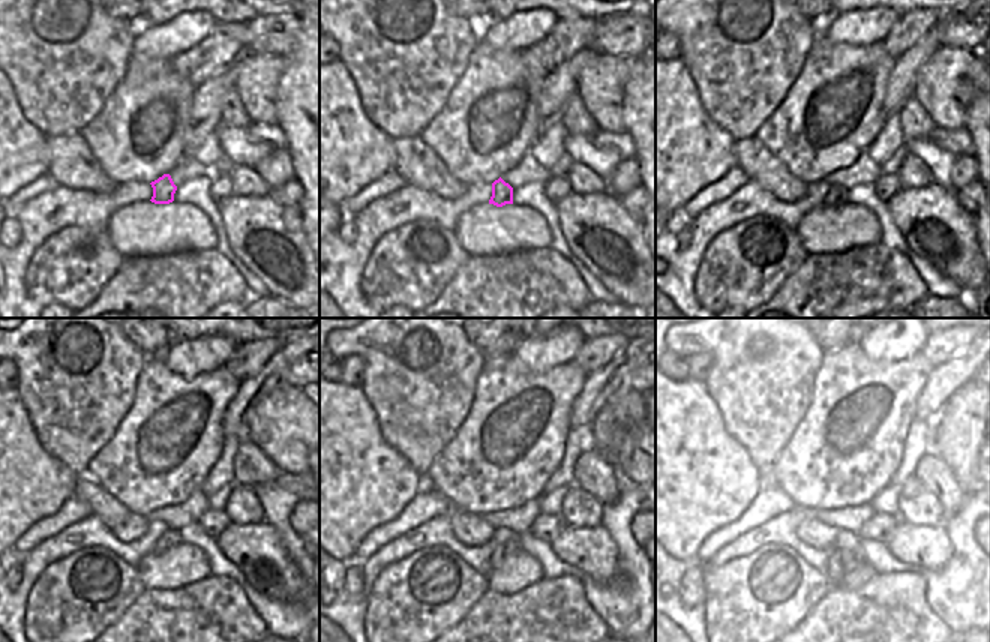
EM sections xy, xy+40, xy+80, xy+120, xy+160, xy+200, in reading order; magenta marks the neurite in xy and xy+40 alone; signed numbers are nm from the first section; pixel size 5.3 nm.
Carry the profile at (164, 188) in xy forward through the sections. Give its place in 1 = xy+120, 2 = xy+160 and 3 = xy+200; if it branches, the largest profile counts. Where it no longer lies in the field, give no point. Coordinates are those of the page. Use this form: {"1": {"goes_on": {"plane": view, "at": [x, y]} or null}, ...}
{"1": {"goes_on": {"plane": "xy+120", "at": [171, 537]}}, "2": {"goes_on": {"plane": "xy+160", "at": [504, 551]}}, "3": {"goes_on": {"plane": "xy+200", "at": [840, 561]}}}

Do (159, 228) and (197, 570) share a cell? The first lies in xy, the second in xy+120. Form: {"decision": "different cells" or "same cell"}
{"decision": "same cell"}

